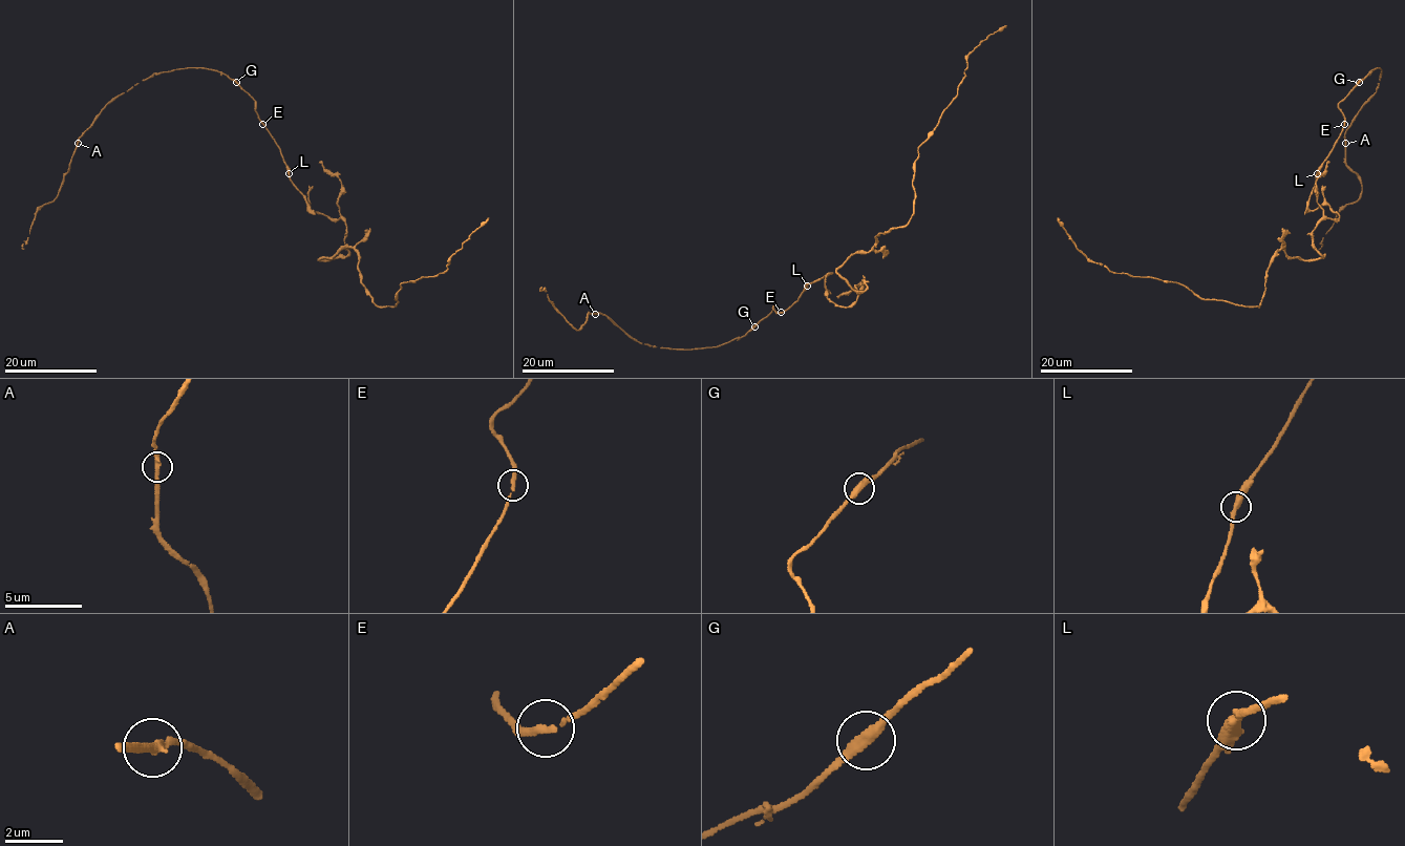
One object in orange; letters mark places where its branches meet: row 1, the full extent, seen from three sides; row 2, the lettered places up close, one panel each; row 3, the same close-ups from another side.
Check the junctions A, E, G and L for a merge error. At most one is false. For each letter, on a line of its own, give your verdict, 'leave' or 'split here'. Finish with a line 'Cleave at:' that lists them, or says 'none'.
A: leave
E: leave
G: leave
L: leave
Cleave at: none

